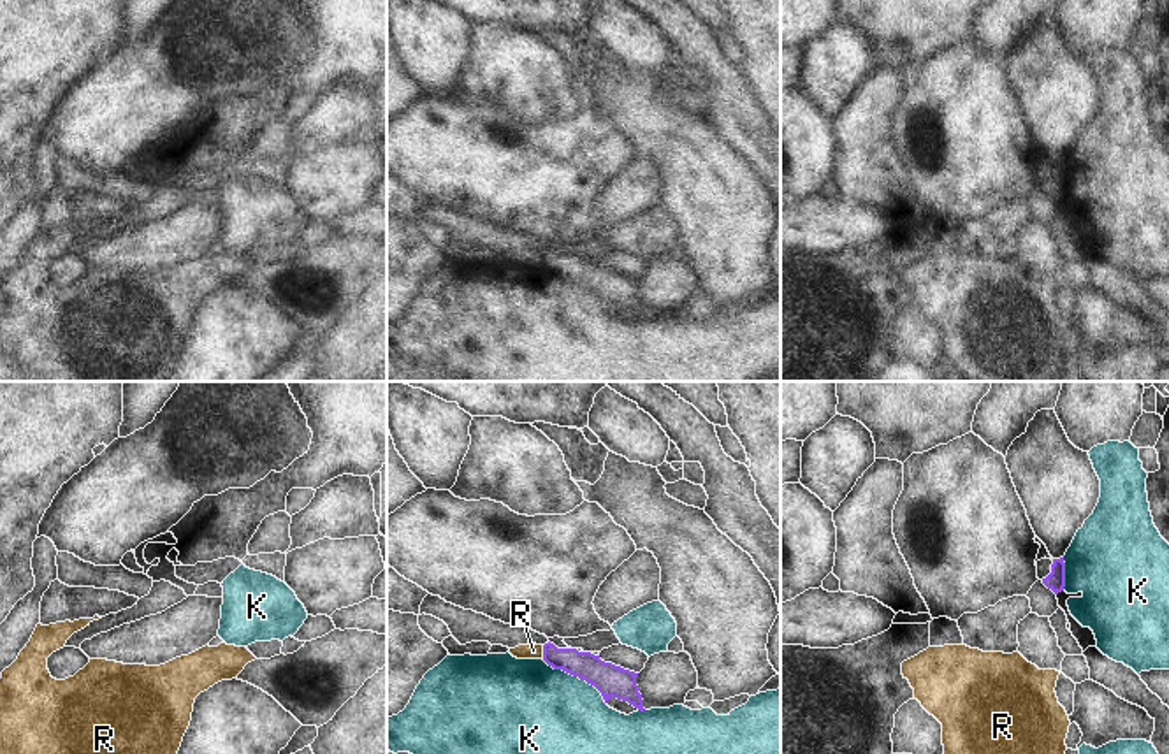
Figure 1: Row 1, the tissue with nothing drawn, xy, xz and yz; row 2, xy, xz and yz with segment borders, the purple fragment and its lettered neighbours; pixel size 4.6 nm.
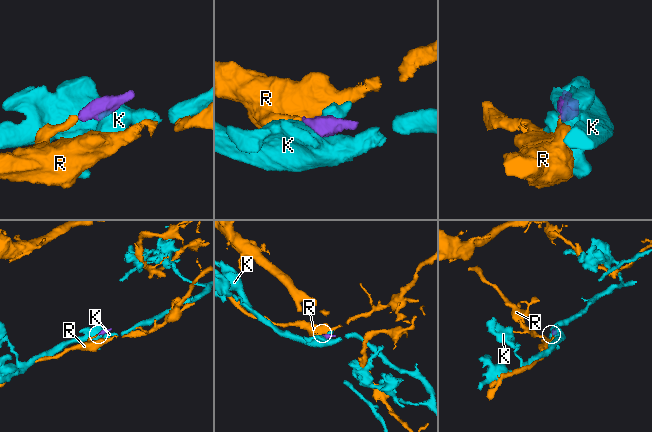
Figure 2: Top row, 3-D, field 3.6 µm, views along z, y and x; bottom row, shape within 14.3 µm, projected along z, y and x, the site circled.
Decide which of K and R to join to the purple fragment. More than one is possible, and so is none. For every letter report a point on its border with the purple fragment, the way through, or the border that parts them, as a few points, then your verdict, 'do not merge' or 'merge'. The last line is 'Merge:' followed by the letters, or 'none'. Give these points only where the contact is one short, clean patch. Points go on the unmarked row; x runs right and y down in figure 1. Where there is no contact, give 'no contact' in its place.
K: contact xz (577, 282); do not merge
R: contact xz (544, 259); border xz (542, 252), (544, 264); do not merge
Merge: none

